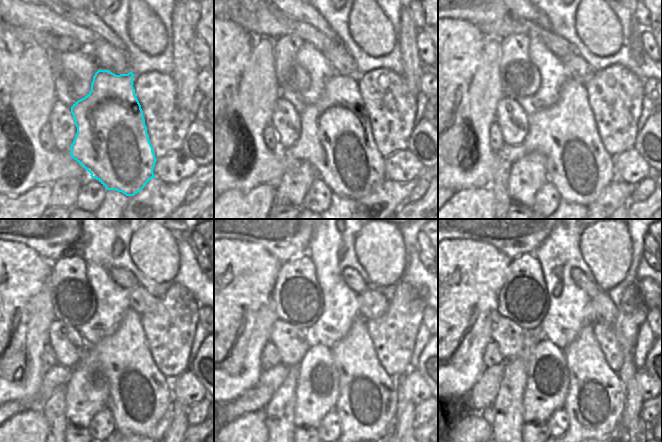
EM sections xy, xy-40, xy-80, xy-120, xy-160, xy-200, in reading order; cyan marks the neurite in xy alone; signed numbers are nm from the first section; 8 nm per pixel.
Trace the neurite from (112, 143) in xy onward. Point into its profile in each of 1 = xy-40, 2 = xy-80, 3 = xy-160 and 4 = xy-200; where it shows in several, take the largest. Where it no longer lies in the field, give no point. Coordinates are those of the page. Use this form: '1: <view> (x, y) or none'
1: xy-40 (336, 139)
2: xy-80 (578, 165)
3: xy-160 (368, 396)
4: xy-200 (595, 400)

